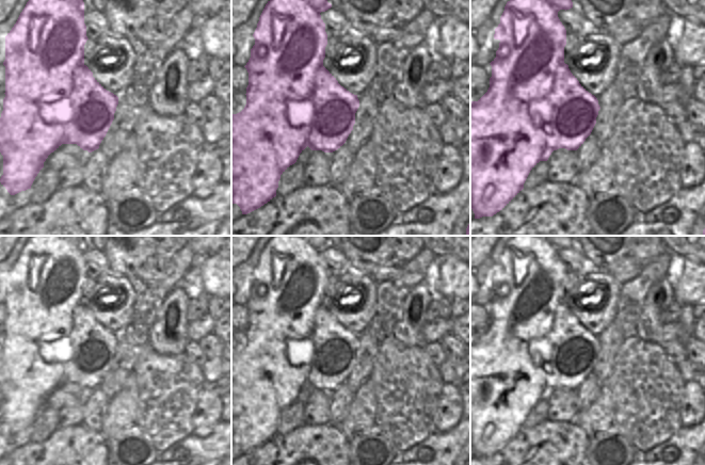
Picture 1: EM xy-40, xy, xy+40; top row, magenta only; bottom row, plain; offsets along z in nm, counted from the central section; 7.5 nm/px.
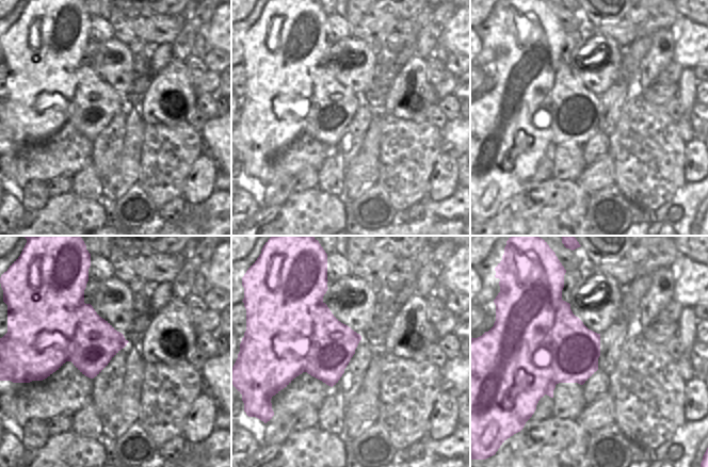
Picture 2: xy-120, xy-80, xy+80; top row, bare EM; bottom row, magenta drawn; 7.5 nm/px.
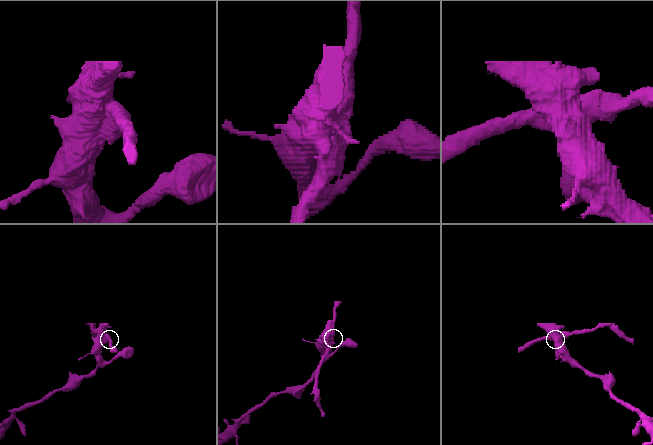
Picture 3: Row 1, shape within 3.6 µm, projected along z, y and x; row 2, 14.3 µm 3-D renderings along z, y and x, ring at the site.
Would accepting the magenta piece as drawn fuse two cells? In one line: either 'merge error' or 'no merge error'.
merge error

